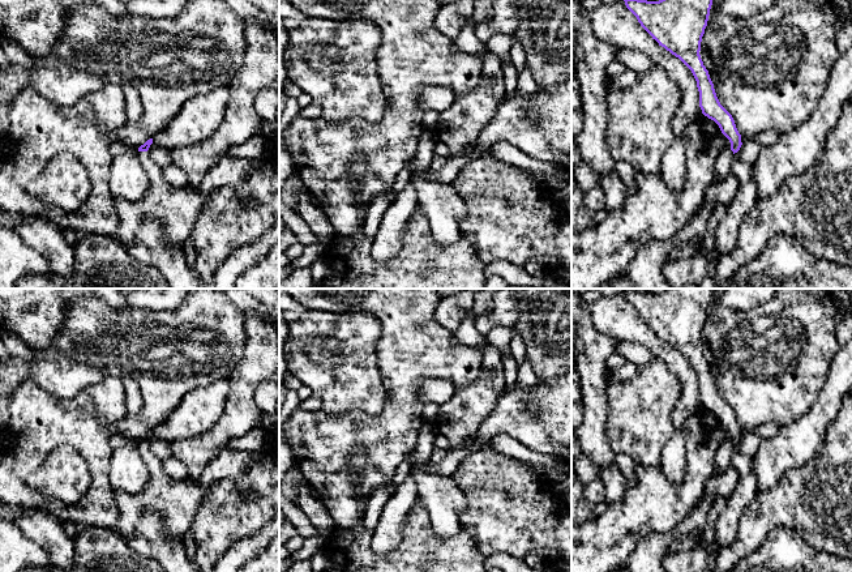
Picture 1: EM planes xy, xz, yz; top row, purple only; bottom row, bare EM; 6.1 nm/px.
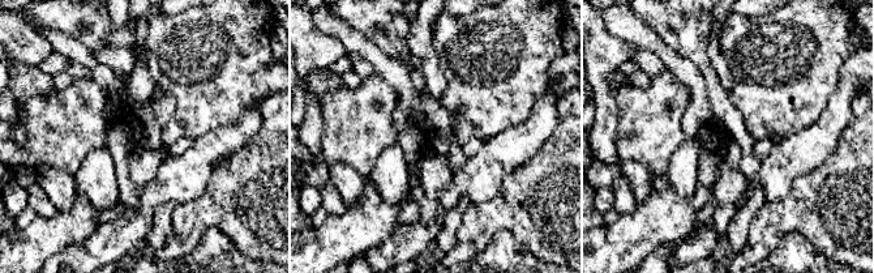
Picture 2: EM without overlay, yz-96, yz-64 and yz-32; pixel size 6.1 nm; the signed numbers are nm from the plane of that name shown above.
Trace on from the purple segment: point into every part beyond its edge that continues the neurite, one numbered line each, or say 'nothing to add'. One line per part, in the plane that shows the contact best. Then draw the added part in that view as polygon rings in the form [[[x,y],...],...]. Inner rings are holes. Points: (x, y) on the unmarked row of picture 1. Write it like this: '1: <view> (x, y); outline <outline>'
1: xy (175, 500); outline [[[138,444],[137,451],[145,462],[150,478],[142,492],[130,495],[114,490],[120,512],[115,530],[129,539],[144,515],[154,513],[166,526],[168,535],[183,539],[207,488],[194,485],[188,478],[172,478],[163,471],[163,460],[154,454],[147,444]]]

